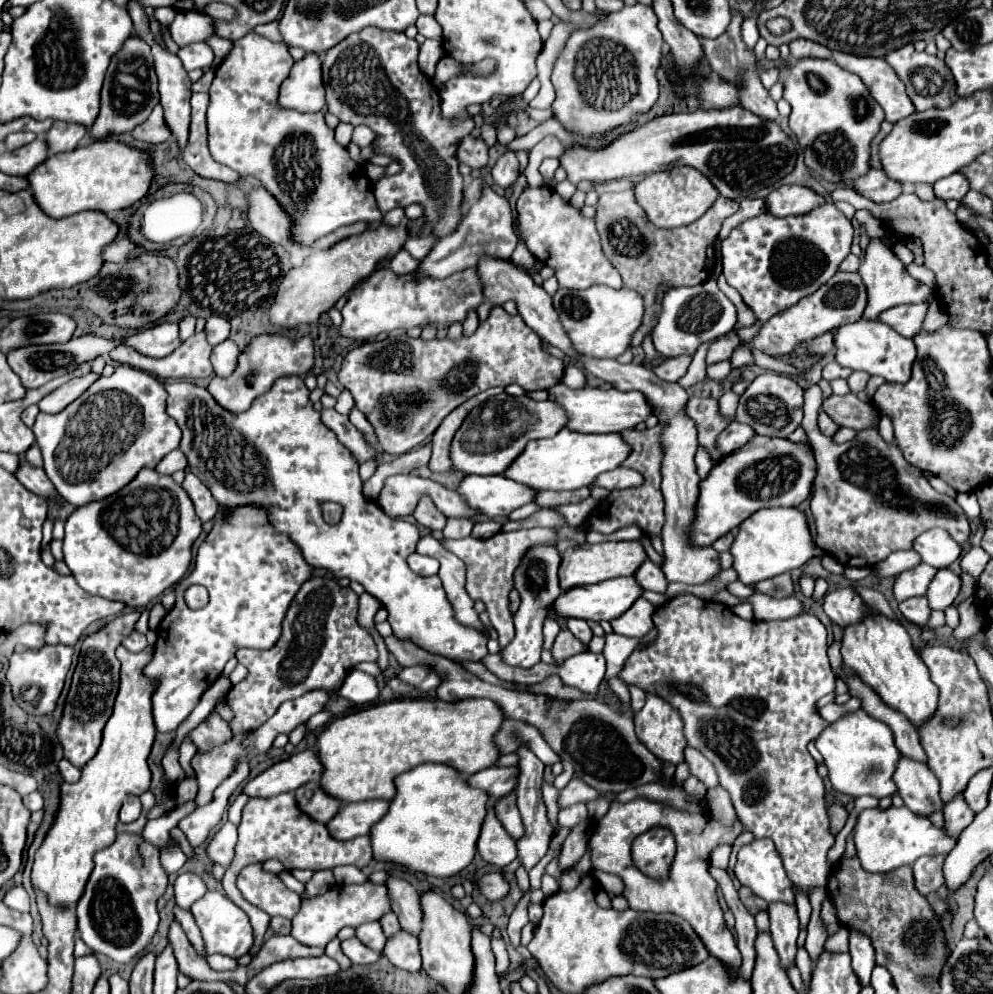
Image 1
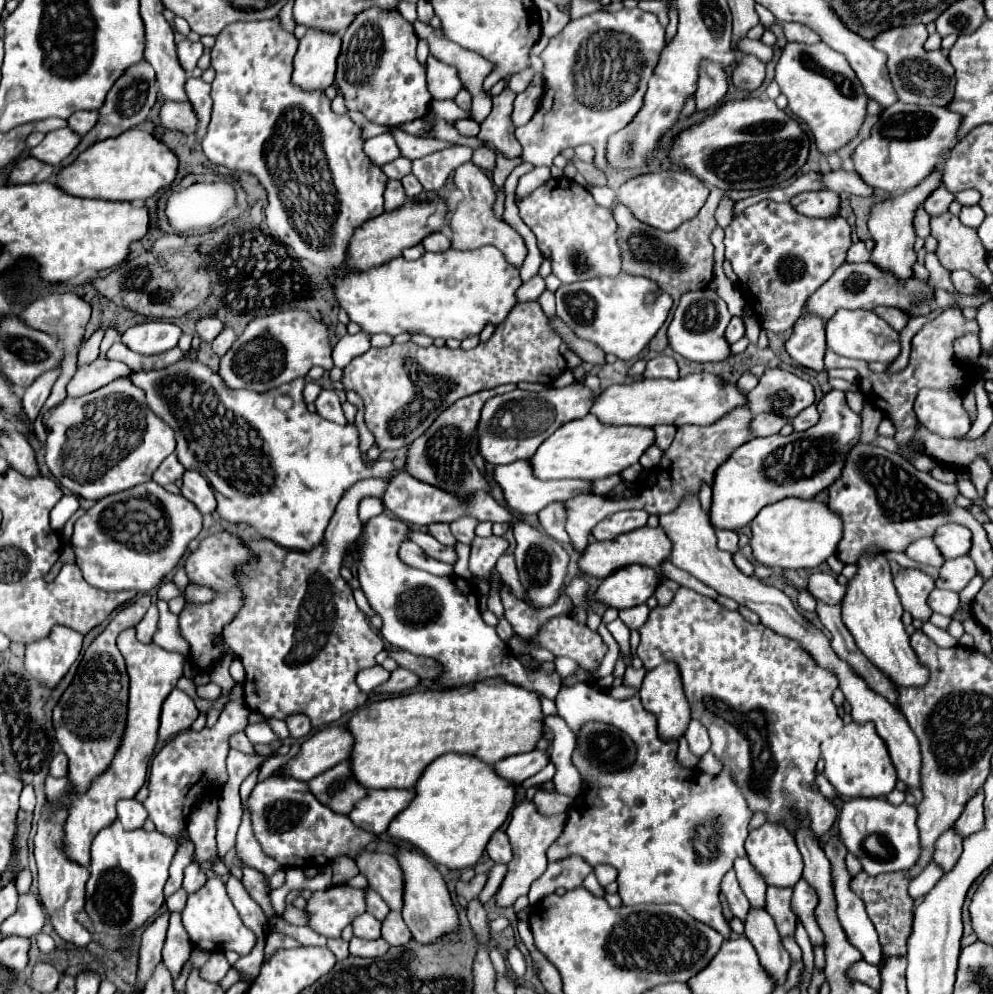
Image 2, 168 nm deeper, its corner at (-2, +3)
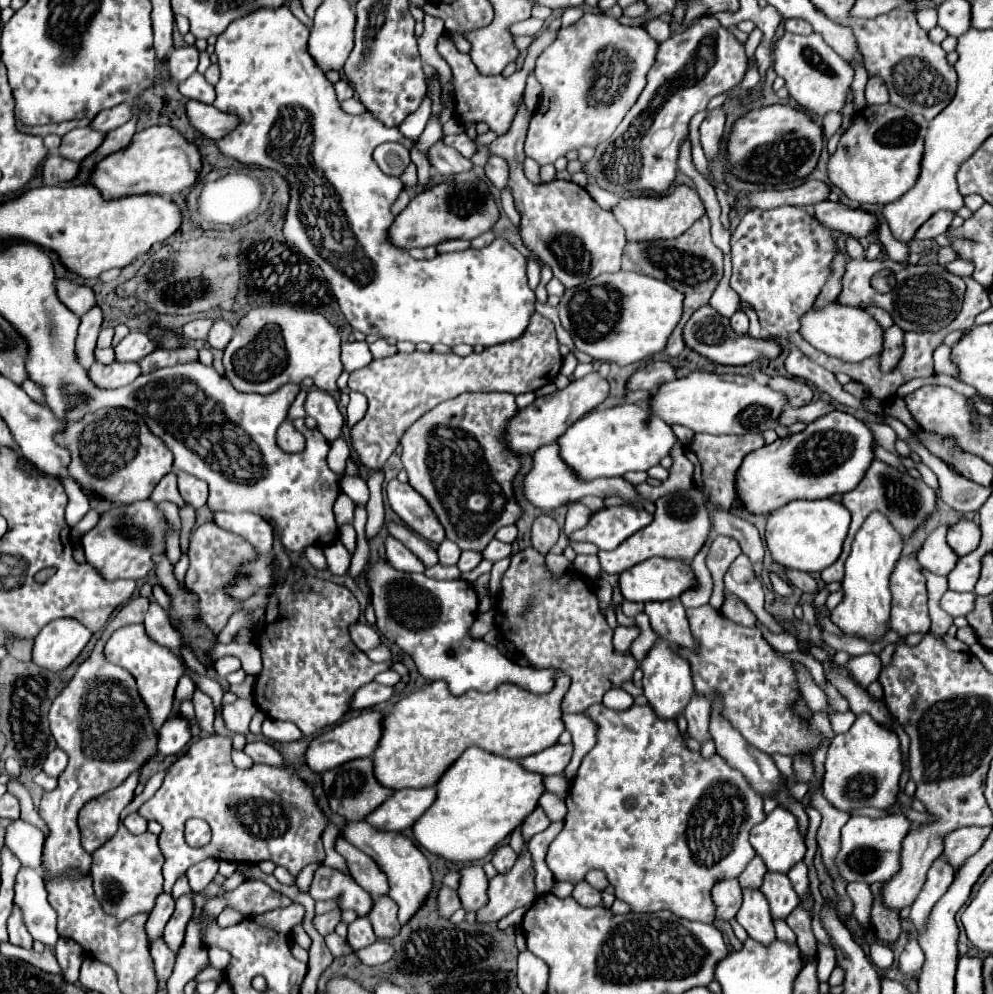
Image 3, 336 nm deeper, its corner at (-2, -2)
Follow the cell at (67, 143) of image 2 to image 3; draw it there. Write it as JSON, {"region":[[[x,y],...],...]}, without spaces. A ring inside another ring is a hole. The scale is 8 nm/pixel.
{"region":[[[75,128],[71,132],[67,132],[61,138],[61,146],[59,146],[59,156],[67,158],[67,160],[83,160],[87,154],[91,154],[99,142],[103,142],[103,134],[91,130],[91,128]]]}

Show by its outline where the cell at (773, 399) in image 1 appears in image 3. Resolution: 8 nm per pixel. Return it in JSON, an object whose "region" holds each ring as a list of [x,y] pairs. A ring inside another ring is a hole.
{"region":[[[775,376],[767,382],[769,388],[783,392],[787,396],[787,406],[791,408],[799,408],[811,402],[813,398],[813,386],[807,382],[797,382],[795,378],[785,378],[785,376]]]}

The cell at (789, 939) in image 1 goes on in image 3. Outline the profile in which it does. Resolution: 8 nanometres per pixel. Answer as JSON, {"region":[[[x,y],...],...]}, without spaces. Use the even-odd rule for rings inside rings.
{"region":[[[767,872],[761,892],[765,894],[769,908],[771,908],[771,916],[775,920],[785,920],[799,906],[799,896],[795,894],[795,890],[785,874]]]}

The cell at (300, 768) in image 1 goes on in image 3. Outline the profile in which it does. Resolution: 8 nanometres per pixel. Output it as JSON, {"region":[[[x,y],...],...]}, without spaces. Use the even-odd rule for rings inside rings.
{"region":[[[365,712],[359,716],[353,716],[349,720],[343,720],[341,724],[333,726],[327,732],[321,732],[317,738],[311,740],[307,752],[305,752],[305,760],[307,766],[317,772],[323,774],[325,770],[333,770],[341,764],[345,764],[347,760],[355,760],[355,758],[369,758],[379,742],[379,734],[381,734],[381,712]]]}

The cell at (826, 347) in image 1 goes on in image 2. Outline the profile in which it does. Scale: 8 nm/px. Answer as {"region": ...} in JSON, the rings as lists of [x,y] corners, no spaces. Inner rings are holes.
{"region":[[[801,315],[793,327],[791,337],[785,343],[789,357],[813,371],[823,371],[823,355],[825,355],[825,321],[817,315]]]}

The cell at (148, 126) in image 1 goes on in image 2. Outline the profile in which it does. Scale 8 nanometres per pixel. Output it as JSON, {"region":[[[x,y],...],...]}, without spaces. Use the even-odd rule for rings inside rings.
{"region":[[[165,101],[165,105],[161,107],[161,125],[167,129],[175,129],[175,131],[183,131],[187,135],[195,133],[195,125],[197,125],[197,117],[191,109],[191,101]]]}

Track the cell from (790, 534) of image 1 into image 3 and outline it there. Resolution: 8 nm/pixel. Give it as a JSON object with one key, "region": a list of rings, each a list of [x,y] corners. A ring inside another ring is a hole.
{"region":[[[831,498],[825,500],[791,500],[779,510],[771,512],[765,526],[765,542],[779,566],[801,570],[801,572],[821,572],[831,566],[843,548],[849,530],[849,510]]]}

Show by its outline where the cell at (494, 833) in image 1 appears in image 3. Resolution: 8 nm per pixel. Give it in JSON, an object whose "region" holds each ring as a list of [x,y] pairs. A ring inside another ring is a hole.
{"region":[[[501,844],[491,858],[491,864],[497,868],[497,872],[507,872],[515,864],[515,850],[509,844]]]}

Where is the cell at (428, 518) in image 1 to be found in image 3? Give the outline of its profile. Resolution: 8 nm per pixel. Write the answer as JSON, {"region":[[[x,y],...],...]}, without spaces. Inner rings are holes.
{"region":[[[445,538],[437,546],[437,554],[439,554],[439,564],[457,564],[461,550],[459,550],[459,546],[455,542],[451,542],[451,540]]]}

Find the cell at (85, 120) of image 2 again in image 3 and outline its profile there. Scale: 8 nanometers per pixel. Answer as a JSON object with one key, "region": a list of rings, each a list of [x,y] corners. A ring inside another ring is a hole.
{"region":[[[119,104],[115,108],[109,108],[109,110],[101,110],[93,120],[91,120],[91,128],[97,130],[97,132],[109,132],[113,130],[115,126],[121,126],[123,122],[127,122],[127,118],[131,118],[133,110],[129,104]]]}

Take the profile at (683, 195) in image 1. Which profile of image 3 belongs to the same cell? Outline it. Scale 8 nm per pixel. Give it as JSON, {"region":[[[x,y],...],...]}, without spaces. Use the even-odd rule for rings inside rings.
{"region":[[[679,184],[673,186],[671,192],[661,196],[621,198],[619,204],[613,208],[613,214],[625,228],[627,240],[661,240],[661,238],[681,236],[697,218],[705,214],[705,206],[693,188]]]}

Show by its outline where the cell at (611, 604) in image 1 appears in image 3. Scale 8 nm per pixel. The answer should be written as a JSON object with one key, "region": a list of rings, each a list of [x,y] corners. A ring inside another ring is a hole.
{"region":[[[651,558],[619,576],[619,588],[629,602],[651,602],[677,598],[695,586],[691,566],[683,560]]]}

